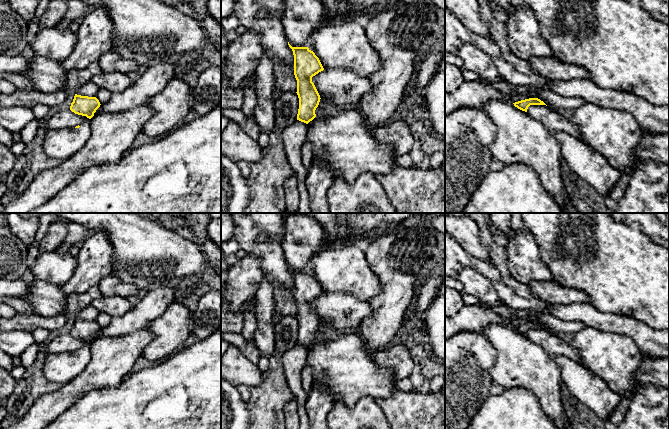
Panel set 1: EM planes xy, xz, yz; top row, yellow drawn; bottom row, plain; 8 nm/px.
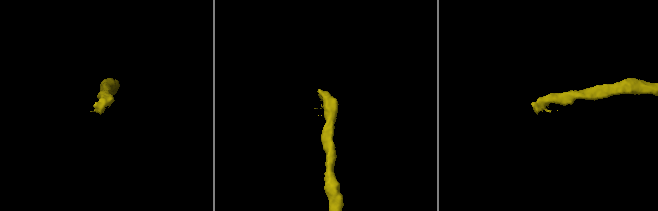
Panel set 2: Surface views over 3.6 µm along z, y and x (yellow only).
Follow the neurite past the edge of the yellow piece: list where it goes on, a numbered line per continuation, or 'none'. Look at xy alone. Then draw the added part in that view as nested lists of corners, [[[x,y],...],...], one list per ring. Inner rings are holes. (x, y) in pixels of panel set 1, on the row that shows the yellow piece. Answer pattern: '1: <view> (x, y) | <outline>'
1: xy (61, 144) | [[[87,118],[79,128],[48,130],[43,150],[46,155],[64,161],[81,150],[91,135],[90,119]]]

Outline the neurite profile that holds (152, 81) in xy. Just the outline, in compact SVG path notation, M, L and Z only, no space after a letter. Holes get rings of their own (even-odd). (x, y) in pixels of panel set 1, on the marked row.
M168 60L146 67L137 81L122 92L112 93L111 99L94 113L125 112L148 103L159 94L175 76L174 65Z

